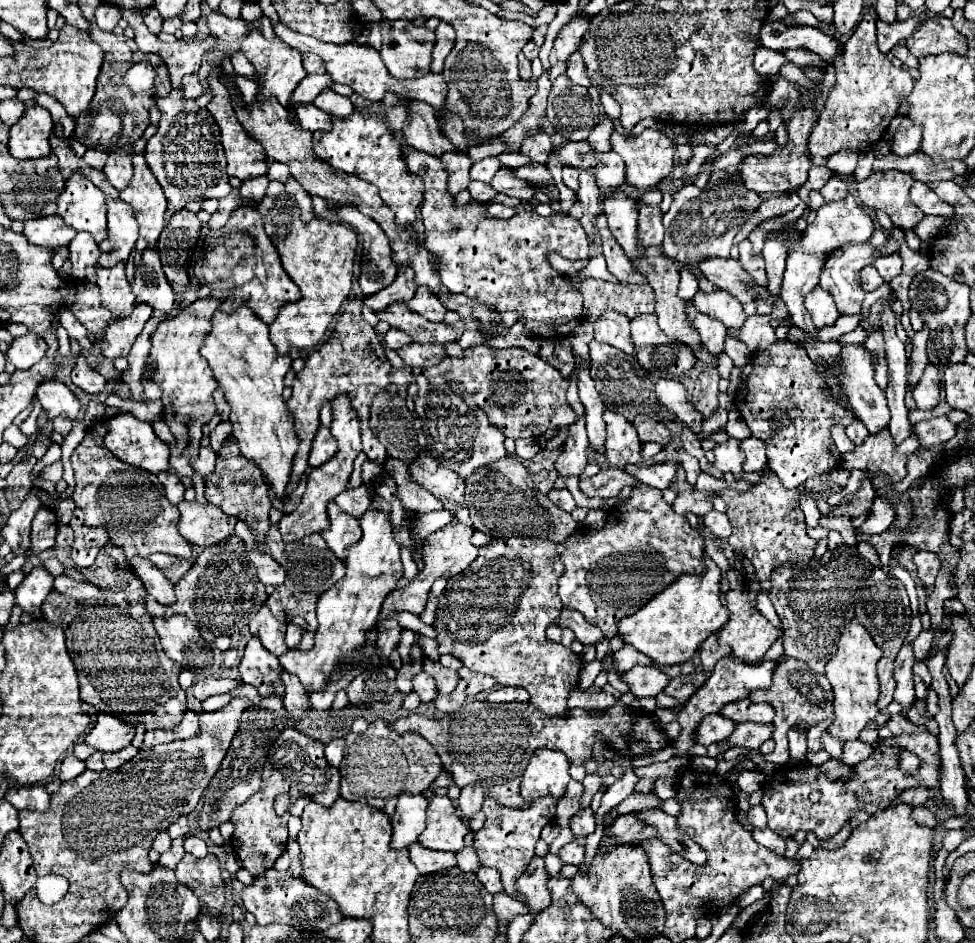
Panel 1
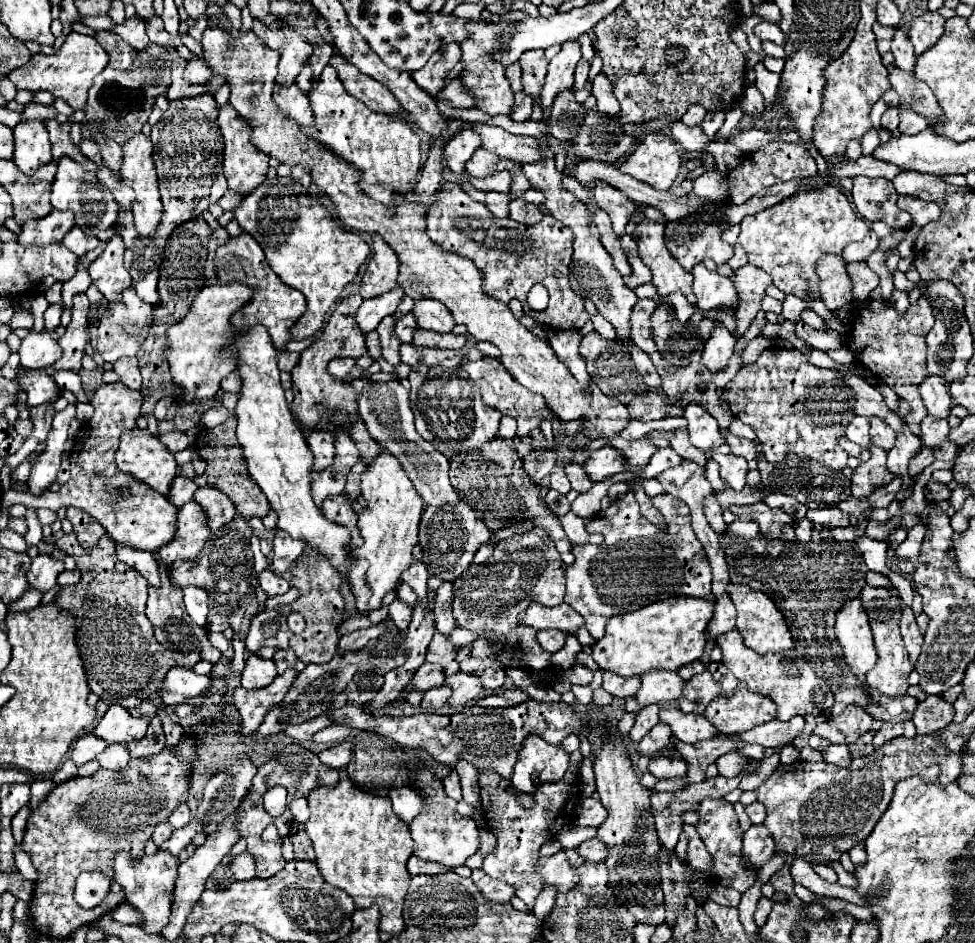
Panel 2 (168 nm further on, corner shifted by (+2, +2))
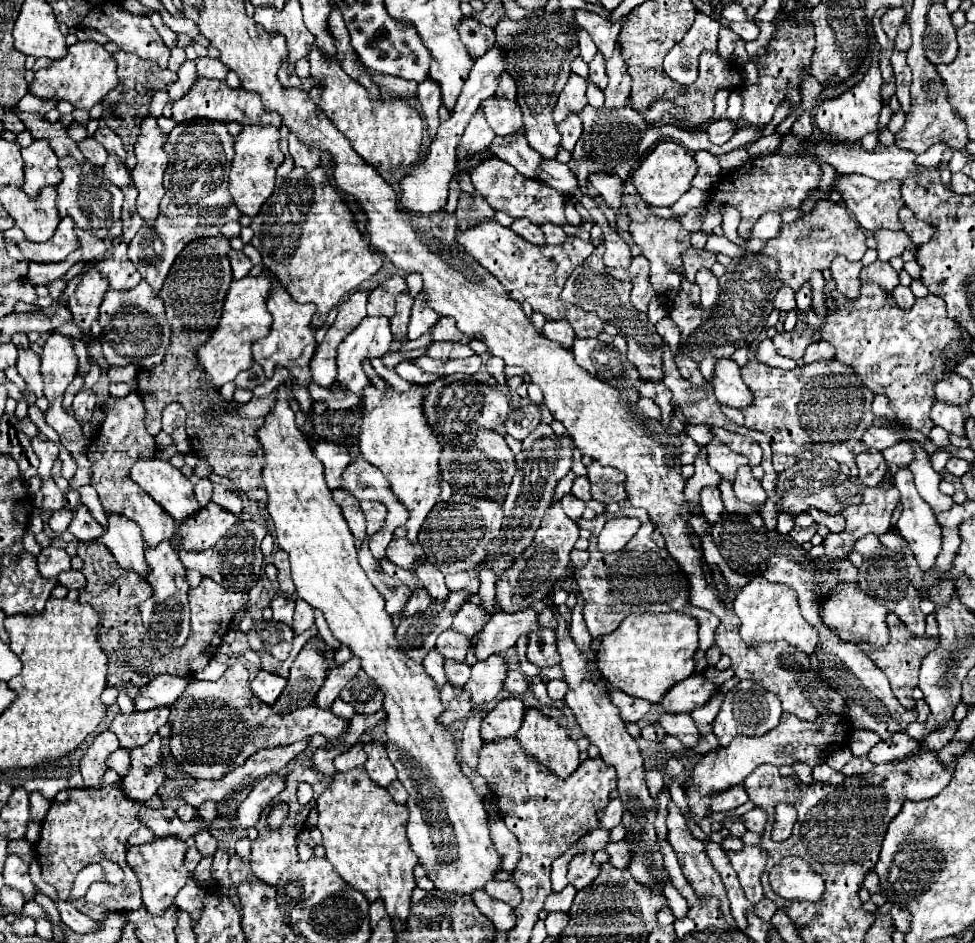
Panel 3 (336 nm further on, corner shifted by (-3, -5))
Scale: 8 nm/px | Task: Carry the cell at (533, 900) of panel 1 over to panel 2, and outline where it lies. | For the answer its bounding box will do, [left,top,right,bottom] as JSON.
[537,852,579,892]

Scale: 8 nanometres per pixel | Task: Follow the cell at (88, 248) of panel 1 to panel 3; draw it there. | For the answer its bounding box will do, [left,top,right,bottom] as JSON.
[68,231,106,265]

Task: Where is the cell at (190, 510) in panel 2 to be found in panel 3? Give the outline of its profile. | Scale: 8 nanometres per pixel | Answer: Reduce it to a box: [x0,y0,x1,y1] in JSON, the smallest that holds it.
[176,503,238,551]

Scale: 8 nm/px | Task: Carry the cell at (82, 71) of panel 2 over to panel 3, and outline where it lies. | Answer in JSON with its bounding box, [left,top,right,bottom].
[28,41,118,111]

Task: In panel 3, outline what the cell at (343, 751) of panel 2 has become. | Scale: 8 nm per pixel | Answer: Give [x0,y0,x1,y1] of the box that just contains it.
[334,743,366,771]

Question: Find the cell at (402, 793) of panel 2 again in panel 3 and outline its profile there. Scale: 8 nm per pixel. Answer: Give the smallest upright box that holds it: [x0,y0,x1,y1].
[388,781,408,805]

